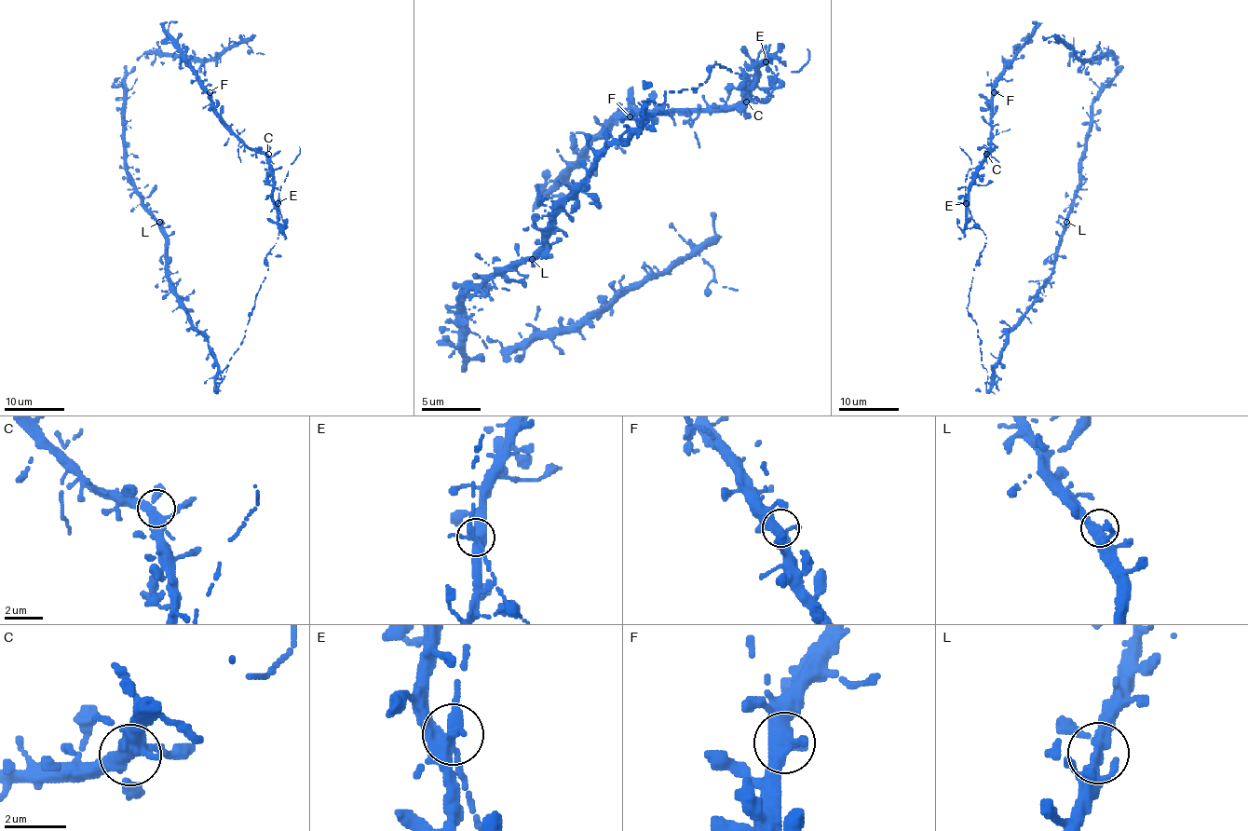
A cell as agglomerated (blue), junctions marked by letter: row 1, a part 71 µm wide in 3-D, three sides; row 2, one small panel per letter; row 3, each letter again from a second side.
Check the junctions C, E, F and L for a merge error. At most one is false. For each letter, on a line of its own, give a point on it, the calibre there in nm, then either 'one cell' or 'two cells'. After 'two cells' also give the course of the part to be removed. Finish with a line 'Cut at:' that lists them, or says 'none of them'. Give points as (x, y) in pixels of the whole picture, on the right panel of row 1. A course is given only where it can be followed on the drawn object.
C: at (986, 154); 360 nm thick; one cell
E: at (966, 203); 380 nm thick; one cell
F: at (994, 92); 360 nm thick; one cell
L: at (1066, 222); 320 nm thick; one cell
Cut at: none of them

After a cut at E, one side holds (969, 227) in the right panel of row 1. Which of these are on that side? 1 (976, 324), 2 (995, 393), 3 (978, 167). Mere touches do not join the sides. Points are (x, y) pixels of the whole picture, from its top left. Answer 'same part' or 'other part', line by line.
1: other part
2: same part
3: same part

